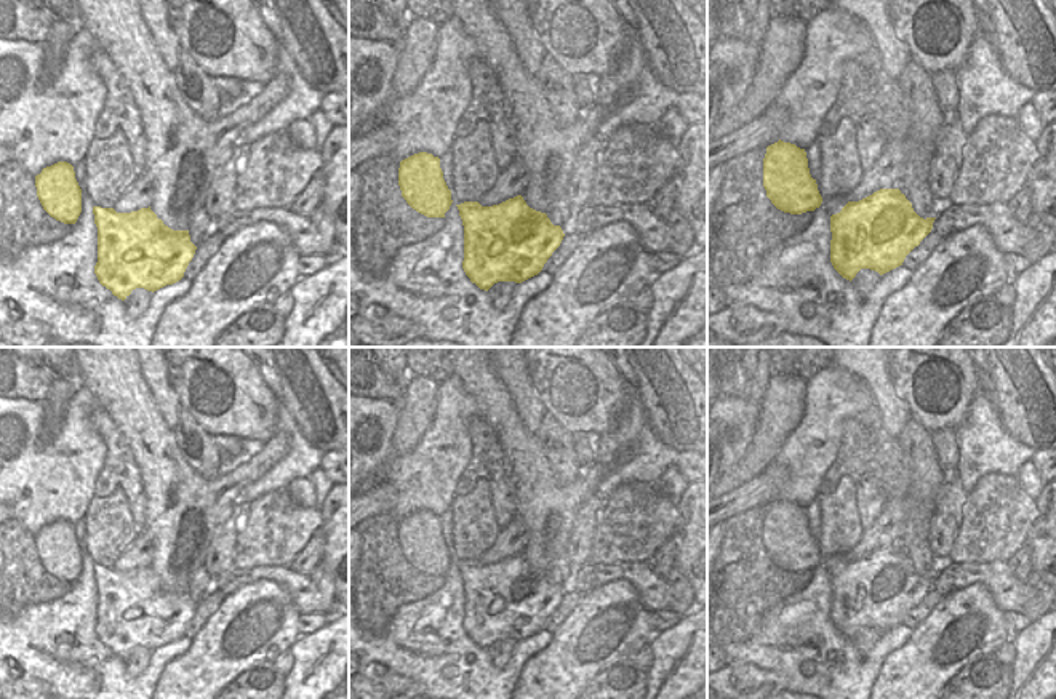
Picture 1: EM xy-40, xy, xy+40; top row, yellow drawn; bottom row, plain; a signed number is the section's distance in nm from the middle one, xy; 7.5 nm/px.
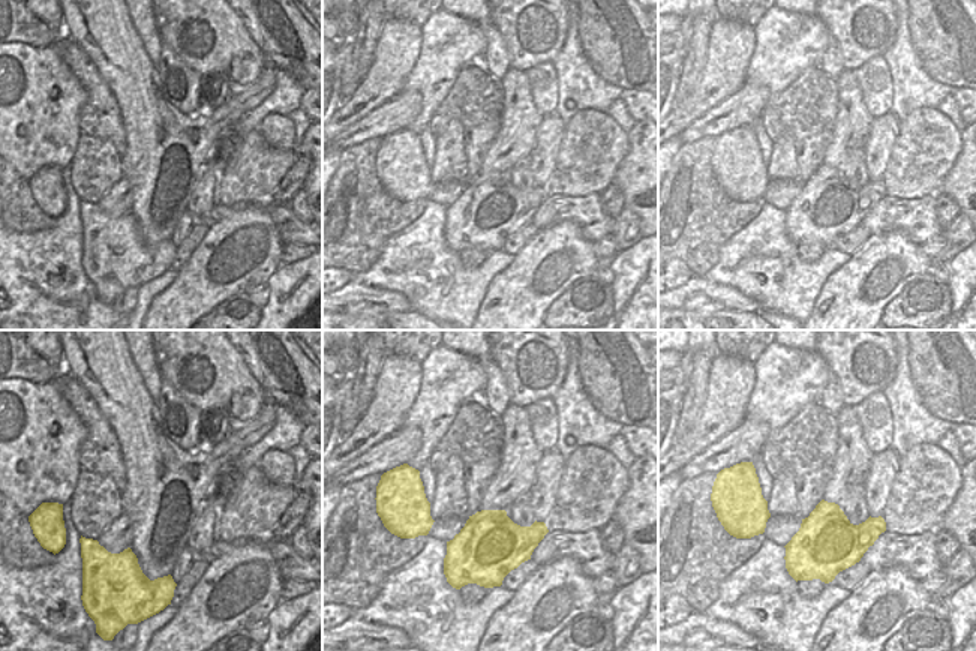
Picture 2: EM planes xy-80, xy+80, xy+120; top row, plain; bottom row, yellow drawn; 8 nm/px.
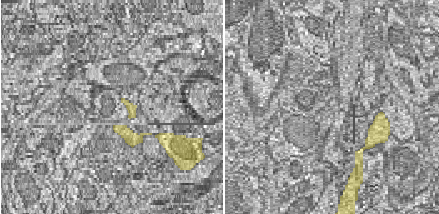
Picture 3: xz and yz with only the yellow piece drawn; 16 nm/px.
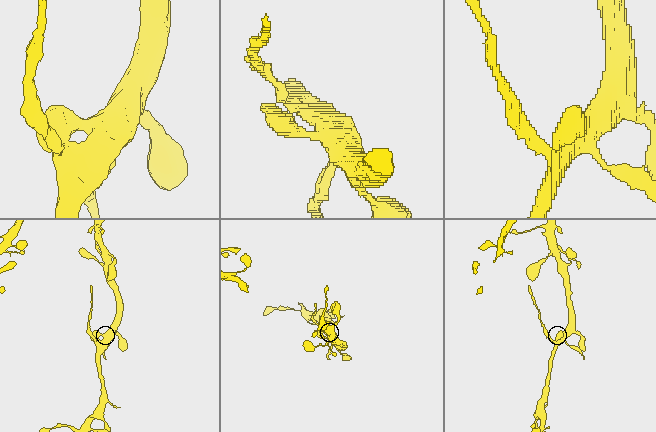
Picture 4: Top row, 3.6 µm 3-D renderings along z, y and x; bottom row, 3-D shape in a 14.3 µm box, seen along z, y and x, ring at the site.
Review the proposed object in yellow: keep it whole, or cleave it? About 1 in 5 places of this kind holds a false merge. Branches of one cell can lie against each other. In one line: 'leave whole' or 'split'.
leave whole

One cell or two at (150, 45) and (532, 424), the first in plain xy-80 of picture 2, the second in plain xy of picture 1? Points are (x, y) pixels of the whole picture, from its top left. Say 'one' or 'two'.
one

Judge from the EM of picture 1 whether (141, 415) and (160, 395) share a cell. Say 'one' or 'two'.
two

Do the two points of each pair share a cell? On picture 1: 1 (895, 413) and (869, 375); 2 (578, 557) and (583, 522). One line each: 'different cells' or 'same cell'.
1: same cell
2: same cell

